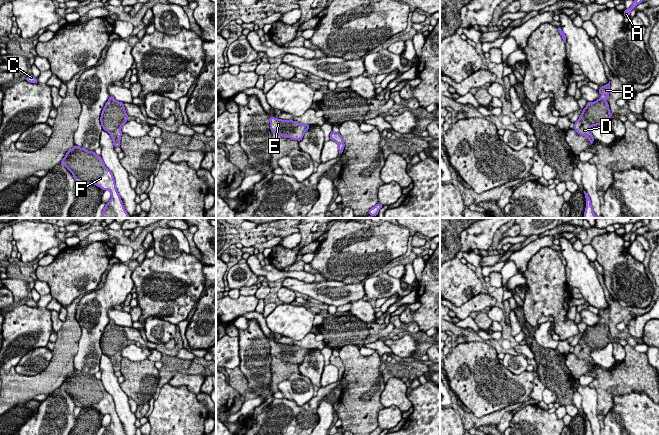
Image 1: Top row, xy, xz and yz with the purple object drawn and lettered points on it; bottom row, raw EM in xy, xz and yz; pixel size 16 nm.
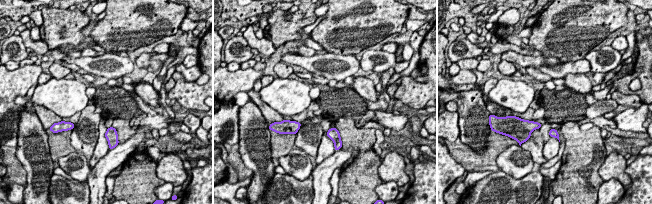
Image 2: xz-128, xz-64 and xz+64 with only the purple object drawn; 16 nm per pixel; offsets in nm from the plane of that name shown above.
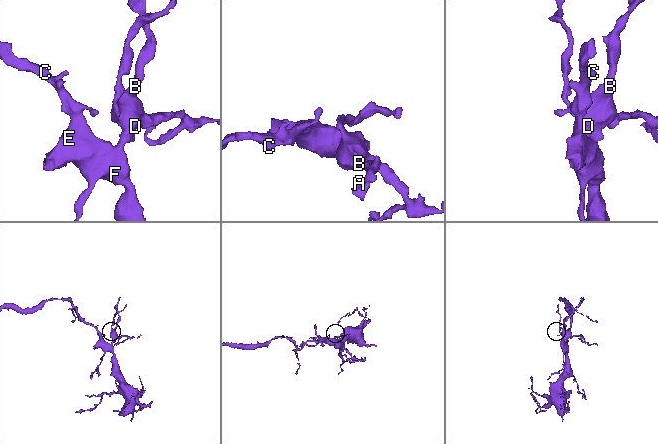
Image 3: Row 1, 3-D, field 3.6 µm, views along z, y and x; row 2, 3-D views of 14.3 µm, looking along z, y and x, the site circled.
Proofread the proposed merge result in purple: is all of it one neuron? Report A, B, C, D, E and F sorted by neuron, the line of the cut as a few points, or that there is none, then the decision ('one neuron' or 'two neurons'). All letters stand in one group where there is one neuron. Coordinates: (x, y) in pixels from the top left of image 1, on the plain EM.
A B C D E F | no cut | one neuron

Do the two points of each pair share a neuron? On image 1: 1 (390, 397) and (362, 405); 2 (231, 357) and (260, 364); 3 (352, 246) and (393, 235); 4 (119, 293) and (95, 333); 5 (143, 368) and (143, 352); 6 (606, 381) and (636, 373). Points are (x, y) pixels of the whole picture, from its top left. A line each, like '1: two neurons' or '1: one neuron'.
1: two neurons
2: two neurons
3: one neuron
4: one neuron
5: two neurons
6: one neuron

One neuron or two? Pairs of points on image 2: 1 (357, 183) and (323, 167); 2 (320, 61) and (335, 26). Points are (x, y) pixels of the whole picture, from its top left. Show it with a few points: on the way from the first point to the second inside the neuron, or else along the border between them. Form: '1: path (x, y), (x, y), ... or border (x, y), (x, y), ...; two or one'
1: border (351, 146), (351, 156), (340, 167); two
2: border (327, 51), (350, 55); two

